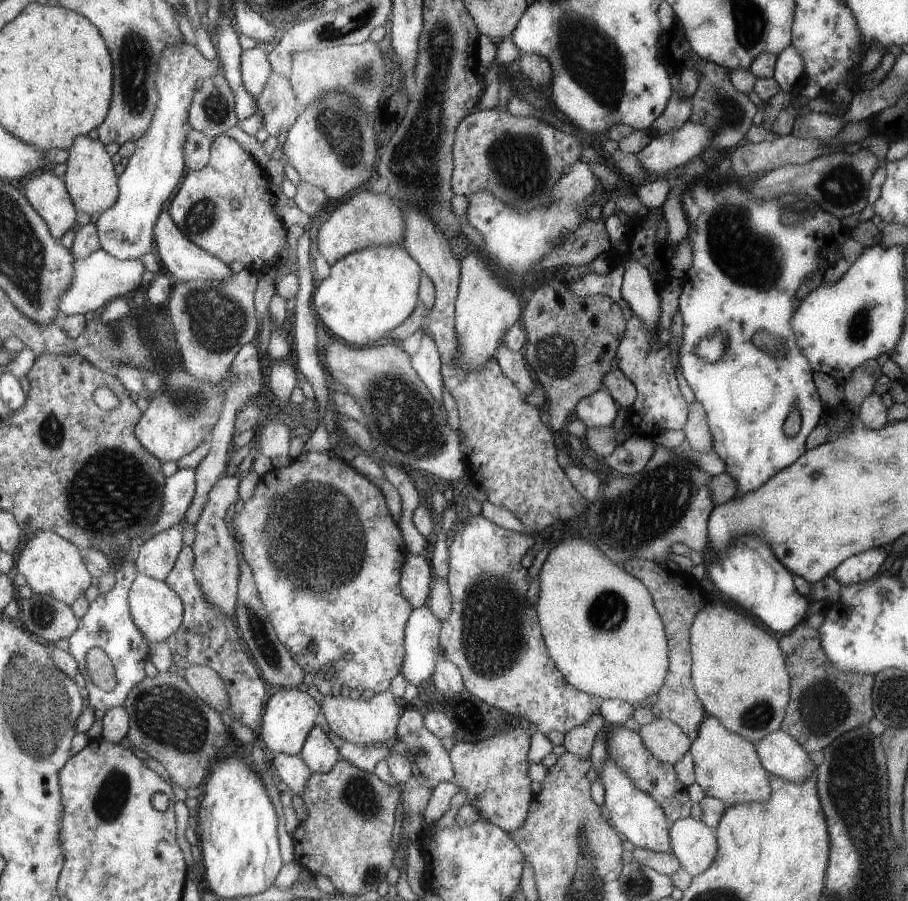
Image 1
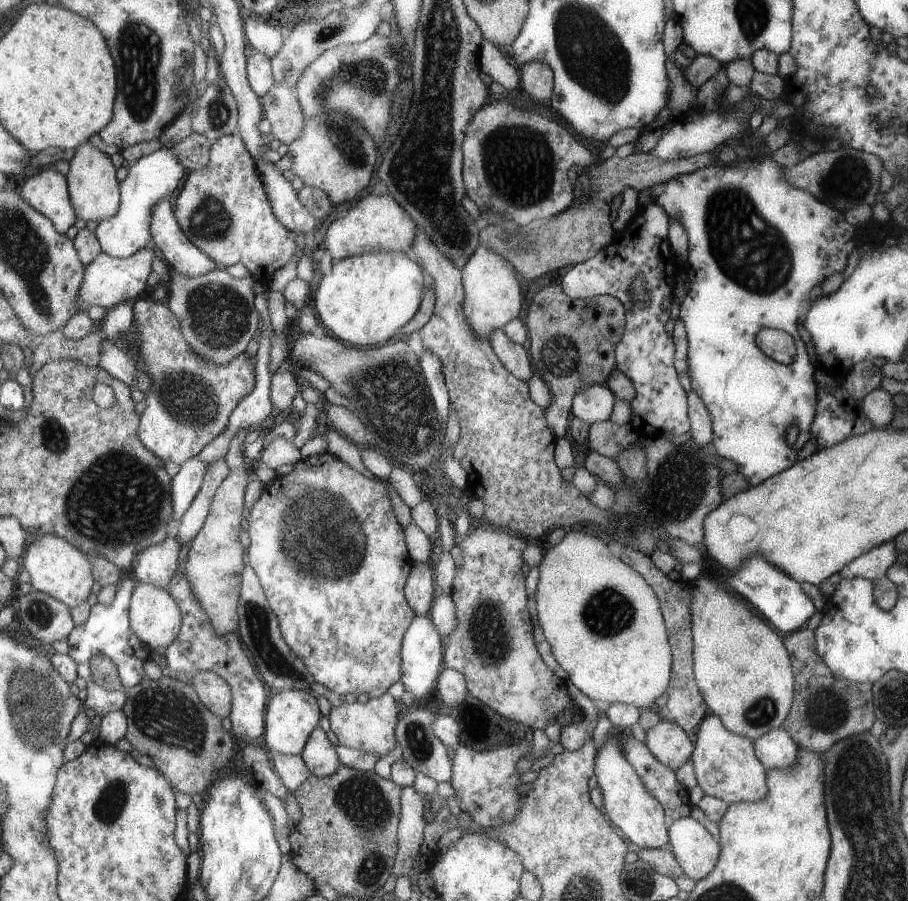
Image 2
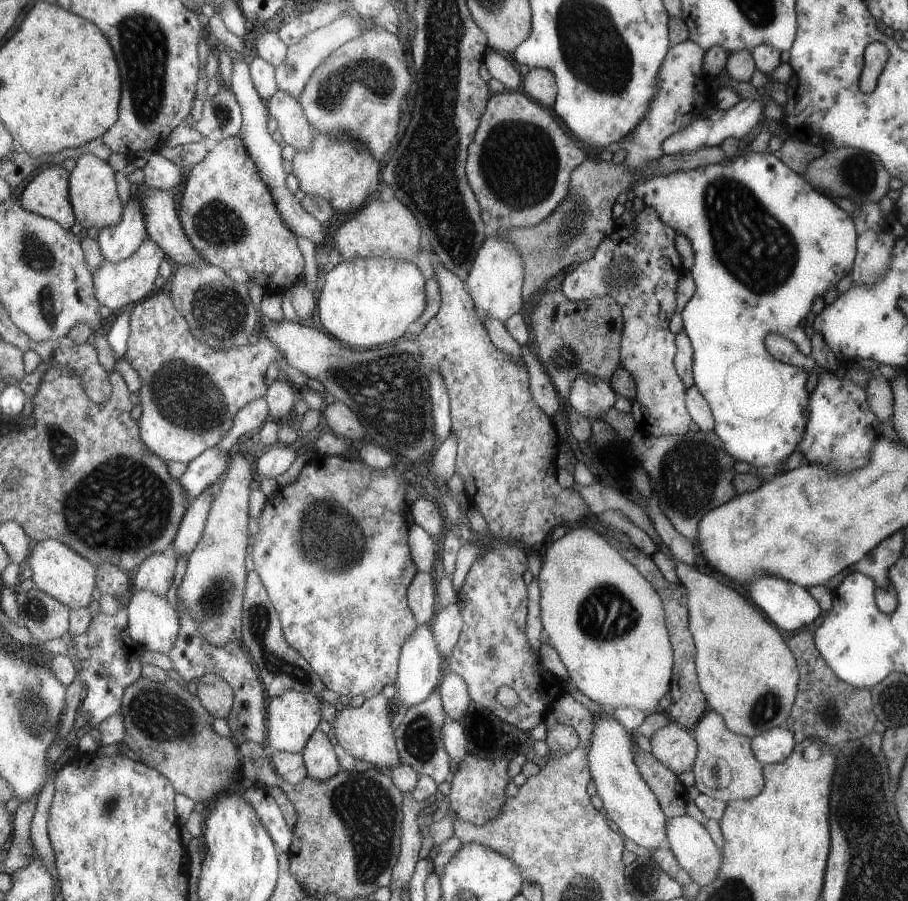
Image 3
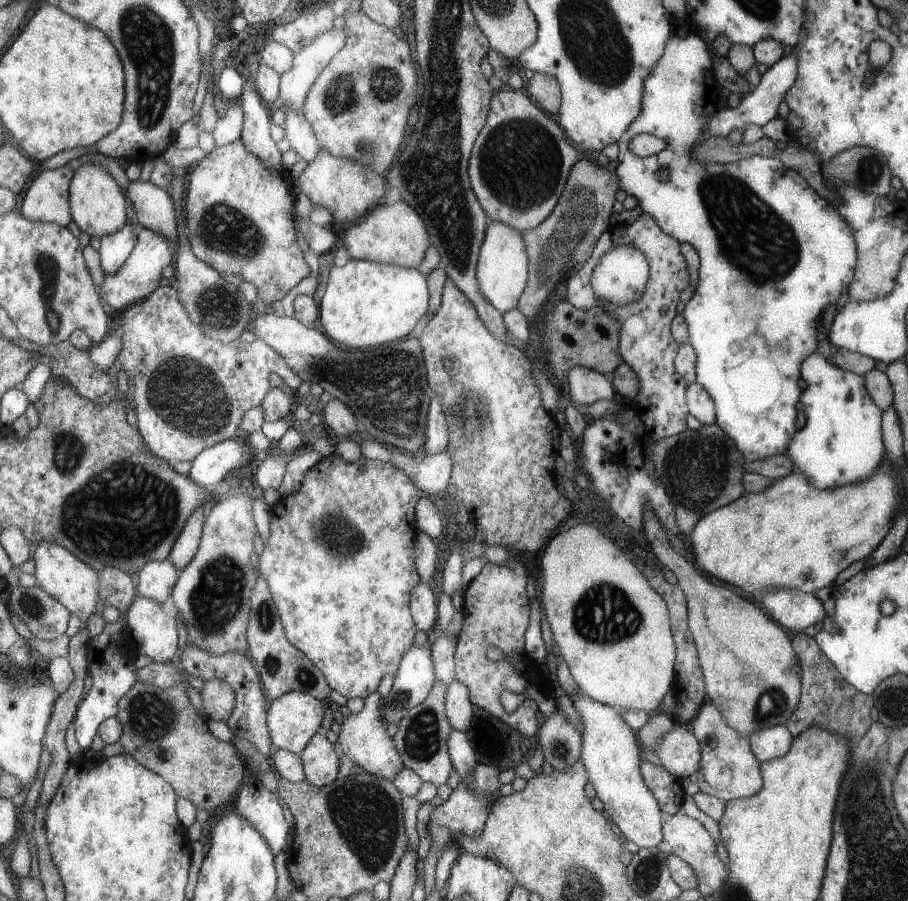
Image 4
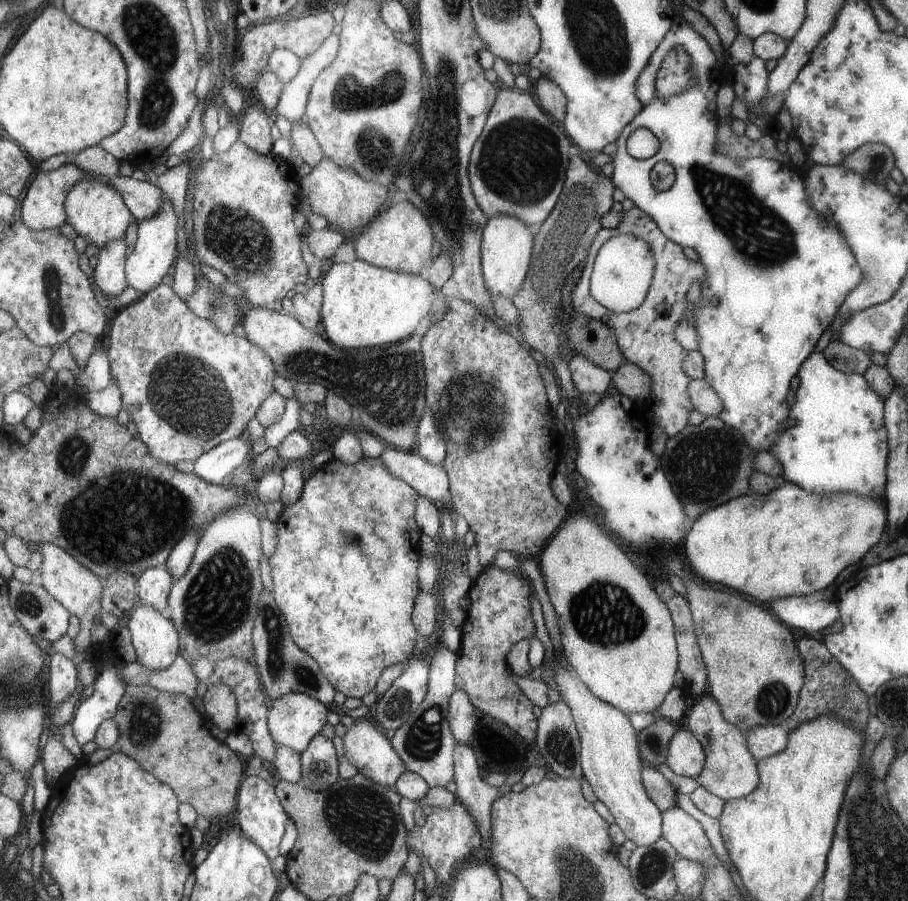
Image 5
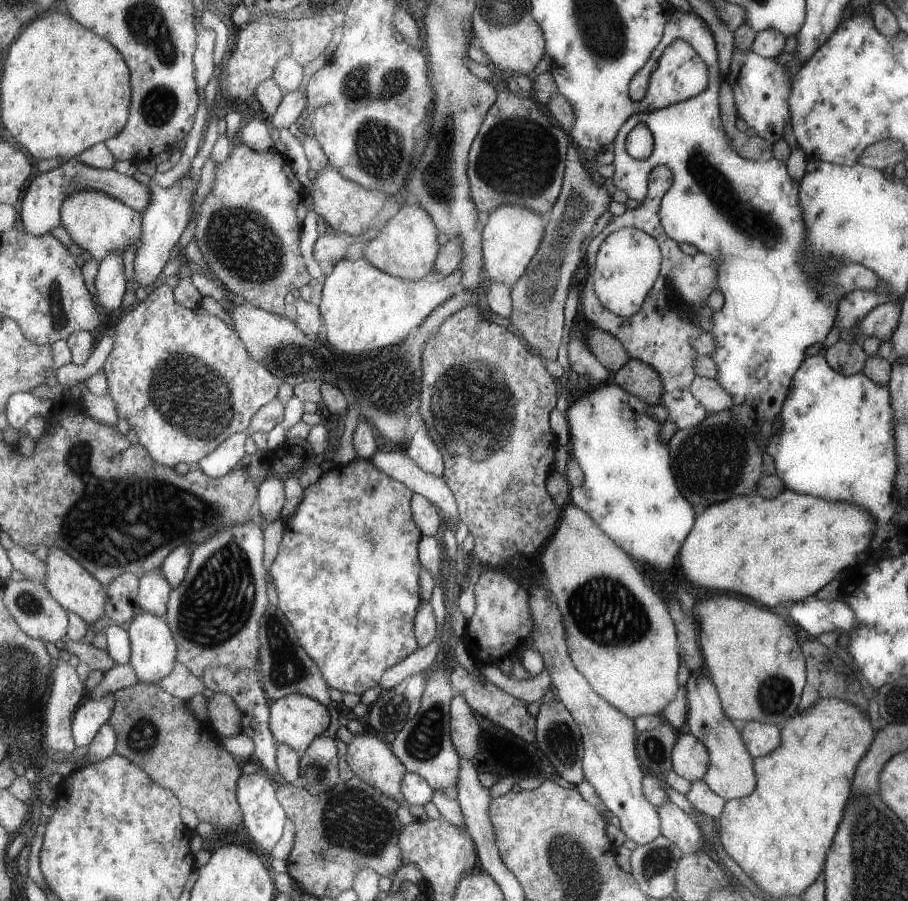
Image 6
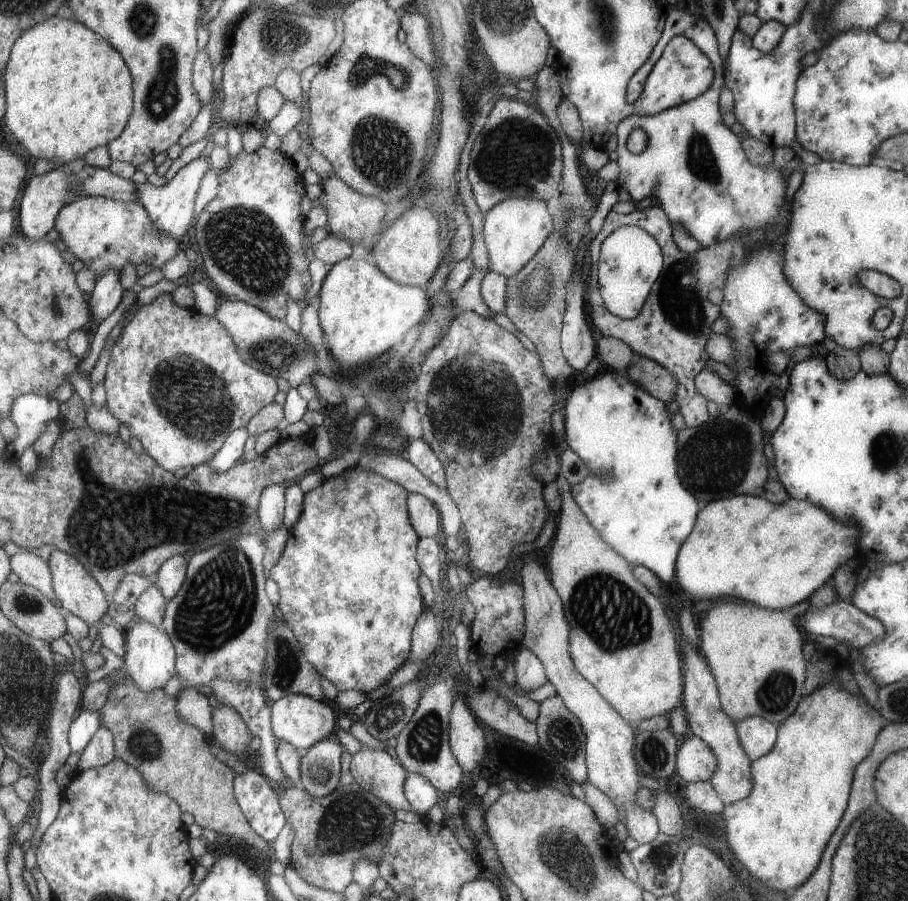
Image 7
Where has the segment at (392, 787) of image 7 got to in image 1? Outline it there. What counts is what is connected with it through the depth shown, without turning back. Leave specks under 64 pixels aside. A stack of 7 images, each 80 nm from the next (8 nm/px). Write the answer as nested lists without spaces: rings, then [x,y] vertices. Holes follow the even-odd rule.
[[[387,690],[373,695],[369,700],[352,700],[349,697],[341,697],[336,692],[330,696],[323,696],[321,712],[325,716],[330,731],[344,740],[357,746],[370,745],[371,743],[387,743],[396,738],[395,726],[399,718],[399,706],[393,700],[391,691]]]

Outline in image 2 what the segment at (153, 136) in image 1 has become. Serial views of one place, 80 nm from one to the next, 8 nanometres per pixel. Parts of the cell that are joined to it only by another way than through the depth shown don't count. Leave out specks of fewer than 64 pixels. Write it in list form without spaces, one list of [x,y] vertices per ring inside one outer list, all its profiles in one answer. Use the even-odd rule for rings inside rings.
[[[162,146],[154,153],[141,157],[132,167],[122,186],[122,205],[119,212],[96,228],[96,235],[102,244],[102,250],[112,257],[127,258],[138,253],[143,247],[153,244],[152,218],[154,206],[162,198],[173,194],[185,178],[183,164],[171,154],[171,147]]]

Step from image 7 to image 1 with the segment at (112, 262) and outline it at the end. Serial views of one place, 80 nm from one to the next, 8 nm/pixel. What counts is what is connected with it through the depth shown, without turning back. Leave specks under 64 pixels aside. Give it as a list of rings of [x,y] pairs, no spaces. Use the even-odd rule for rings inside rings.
[[[94,134],[79,137],[70,148],[70,157],[67,162],[68,171],[64,178],[79,213],[101,216],[105,211],[115,206],[118,201],[120,176],[117,176],[117,172],[115,172],[115,164],[111,162],[111,154],[107,152],[105,145]]]

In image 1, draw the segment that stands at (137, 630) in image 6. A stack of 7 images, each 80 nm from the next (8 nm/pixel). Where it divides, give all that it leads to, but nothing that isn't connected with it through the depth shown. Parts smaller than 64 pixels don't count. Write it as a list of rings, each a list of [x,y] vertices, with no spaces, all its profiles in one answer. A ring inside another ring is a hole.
[[[138,573],[130,592],[130,607],[135,624],[151,644],[166,642],[179,630],[184,621],[183,599],[171,588],[171,585],[166,581],[160,581],[141,573]]]

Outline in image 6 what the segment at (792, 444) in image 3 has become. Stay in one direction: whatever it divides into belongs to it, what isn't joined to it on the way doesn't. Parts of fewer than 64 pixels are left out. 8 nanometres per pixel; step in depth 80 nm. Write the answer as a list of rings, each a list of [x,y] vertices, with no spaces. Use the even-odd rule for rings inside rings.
[[[674,9],[666,20],[662,37],[650,52],[645,64],[631,77],[629,84],[630,99],[638,101],[644,97],[648,76],[657,66],[657,59],[663,49],[673,39],[683,39],[695,50],[707,65],[708,84],[696,94],[684,101],[648,112],[635,113],[623,122],[613,140],[615,172],[611,177],[614,186],[623,190],[628,198],[641,202],[649,192],[649,176],[658,167],[666,166],[672,171],[672,183],[660,198],[658,217],[665,234],[684,247],[693,246],[697,251],[708,254],[716,262],[716,284],[723,296],[720,310],[711,313],[711,334],[714,336],[714,349],[711,360],[718,370],[715,379],[731,397],[729,410],[733,418],[749,426],[751,430],[760,429],[767,421],[779,424],[778,414],[782,404],[790,393],[791,376],[802,360],[807,358],[811,346],[822,344],[833,324],[839,297],[853,289],[863,289],[885,293],[886,284],[868,268],[852,263],[840,263],[827,271],[809,278],[797,264],[799,248],[803,244],[803,222],[801,207],[798,205],[797,182],[789,178],[785,163],[773,158],[766,161],[749,161],[739,156],[732,147],[731,138],[723,128],[720,110],[717,110],[717,88],[721,82],[720,70],[717,70],[718,52],[715,52],[714,35],[706,23],[695,13]],[[637,123],[644,124],[652,134],[654,147],[649,156],[636,159],[627,154],[624,147],[626,134]]]

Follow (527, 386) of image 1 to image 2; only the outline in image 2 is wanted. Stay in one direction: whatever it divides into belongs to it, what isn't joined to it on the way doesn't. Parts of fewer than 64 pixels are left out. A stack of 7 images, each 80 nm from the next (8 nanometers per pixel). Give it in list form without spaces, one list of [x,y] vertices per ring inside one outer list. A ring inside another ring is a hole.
[[[502,328],[492,330],[489,333],[488,341],[506,369],[512,375],[527,382],[533,372],[525,345],[514,343],[510,338],[507,338]]]

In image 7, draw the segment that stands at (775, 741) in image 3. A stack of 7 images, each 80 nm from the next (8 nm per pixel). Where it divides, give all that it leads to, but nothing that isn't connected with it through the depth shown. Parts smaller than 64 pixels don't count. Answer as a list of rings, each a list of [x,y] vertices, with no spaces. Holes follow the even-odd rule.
[[[745,717],[735,722],[742,749],[747,758],[761,758],[774,748],[777,740],[777,725],[761,717]]]

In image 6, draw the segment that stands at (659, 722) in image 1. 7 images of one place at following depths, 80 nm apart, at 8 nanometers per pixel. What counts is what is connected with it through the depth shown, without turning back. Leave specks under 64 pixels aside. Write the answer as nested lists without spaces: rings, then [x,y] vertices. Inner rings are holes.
[[[677,732],[670,759],[675,774],[690,783],[702,780],[710,762],[709,751],[689,732]]]

